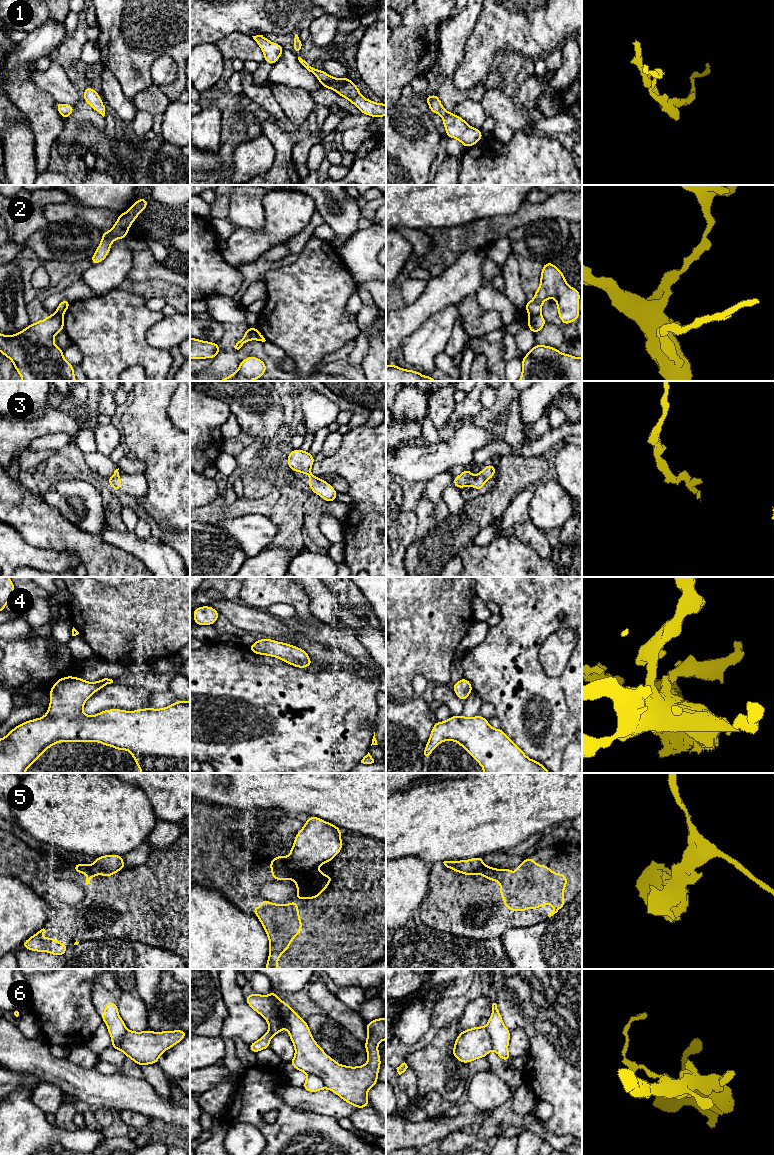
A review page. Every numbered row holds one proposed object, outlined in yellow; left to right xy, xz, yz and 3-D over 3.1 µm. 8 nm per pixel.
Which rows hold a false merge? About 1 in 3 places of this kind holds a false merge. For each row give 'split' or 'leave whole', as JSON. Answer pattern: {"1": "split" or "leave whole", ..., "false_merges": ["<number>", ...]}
{"1": "leave whole", "2": "split", "3": "split", "4": "leave whole", "5": "split", "6": "split", "false_merges": ["2", "3", "5", "6"]}

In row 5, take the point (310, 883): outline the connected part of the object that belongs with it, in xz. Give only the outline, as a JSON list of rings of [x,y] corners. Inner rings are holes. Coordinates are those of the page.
[[[286,854],[271,859],[270,870],[272,872],[272,880],[290,879],[296,883],[298,892],[295,895],[295,899],[317,899],[326,890],[329,883],[333,881],[332,875],[325,875],[318,868],[304,869],[295,865],[291,859],[286,858]]]

